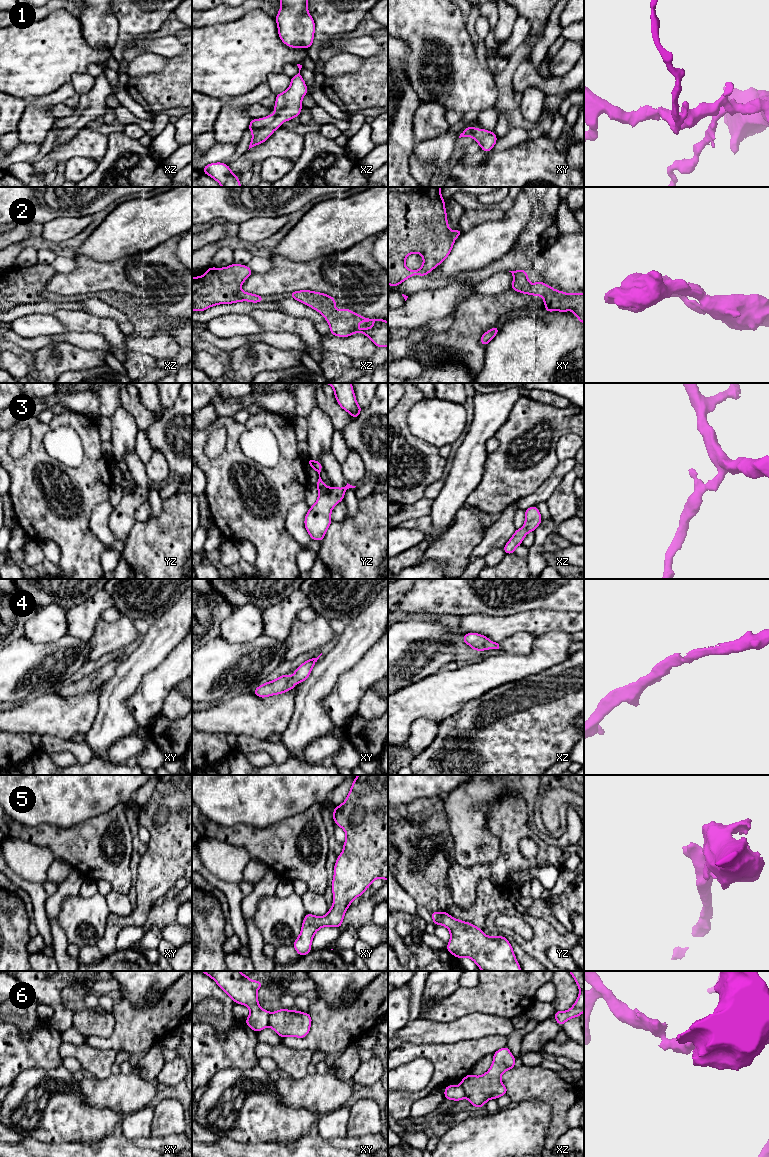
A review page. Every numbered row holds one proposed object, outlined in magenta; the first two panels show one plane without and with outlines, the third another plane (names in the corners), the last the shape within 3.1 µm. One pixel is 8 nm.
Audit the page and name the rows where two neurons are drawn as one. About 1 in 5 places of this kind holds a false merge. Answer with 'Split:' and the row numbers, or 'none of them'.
Split: 6

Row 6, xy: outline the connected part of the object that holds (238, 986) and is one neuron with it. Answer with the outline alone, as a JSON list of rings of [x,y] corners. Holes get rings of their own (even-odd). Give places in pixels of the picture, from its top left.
[[[201,971],[212,978],[217,985],[234,1000],[249,1008],[250,1014],[245,1023],[256,1033],[269,1026],[270,1013],[258,1003],[258,989],[263,985],[259,980],[252,981],[240,971]]]

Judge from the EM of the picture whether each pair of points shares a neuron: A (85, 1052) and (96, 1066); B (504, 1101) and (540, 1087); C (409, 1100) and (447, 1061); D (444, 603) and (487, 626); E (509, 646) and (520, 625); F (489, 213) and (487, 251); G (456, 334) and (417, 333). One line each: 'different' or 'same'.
A: same
B: different
C: same
D: different
E: different
F: different
G: different

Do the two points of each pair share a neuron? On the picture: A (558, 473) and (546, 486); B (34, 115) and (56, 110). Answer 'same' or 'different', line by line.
A: same
B: different

